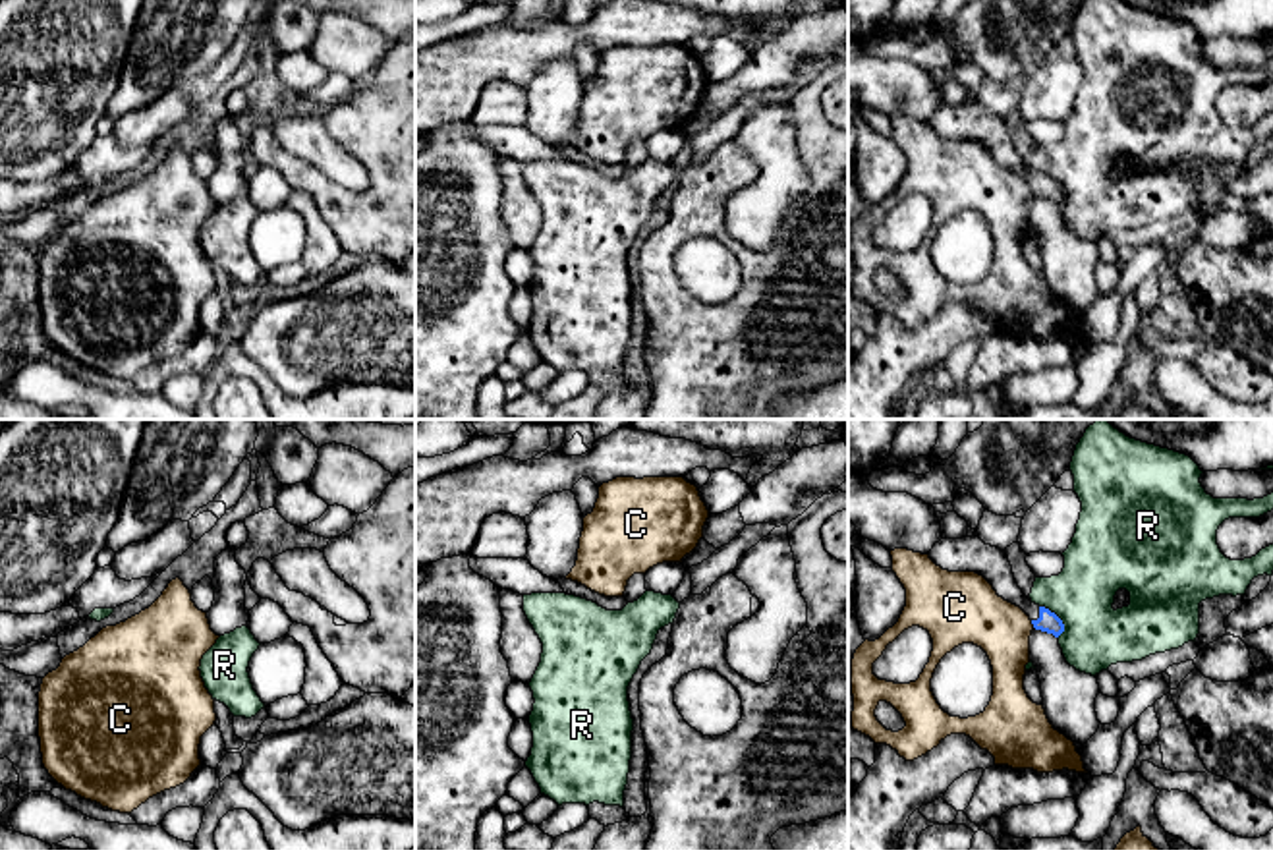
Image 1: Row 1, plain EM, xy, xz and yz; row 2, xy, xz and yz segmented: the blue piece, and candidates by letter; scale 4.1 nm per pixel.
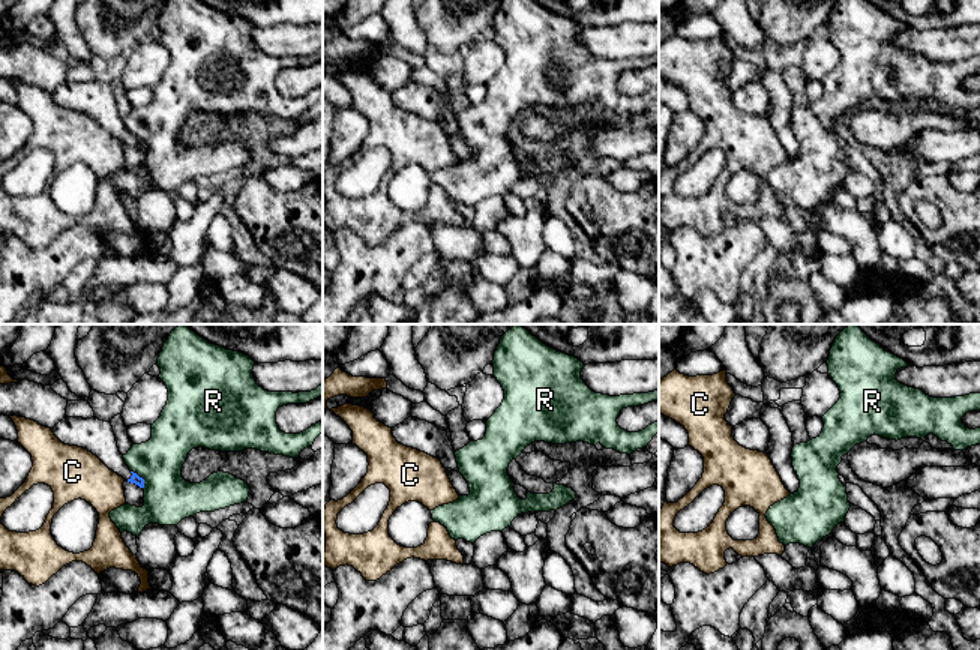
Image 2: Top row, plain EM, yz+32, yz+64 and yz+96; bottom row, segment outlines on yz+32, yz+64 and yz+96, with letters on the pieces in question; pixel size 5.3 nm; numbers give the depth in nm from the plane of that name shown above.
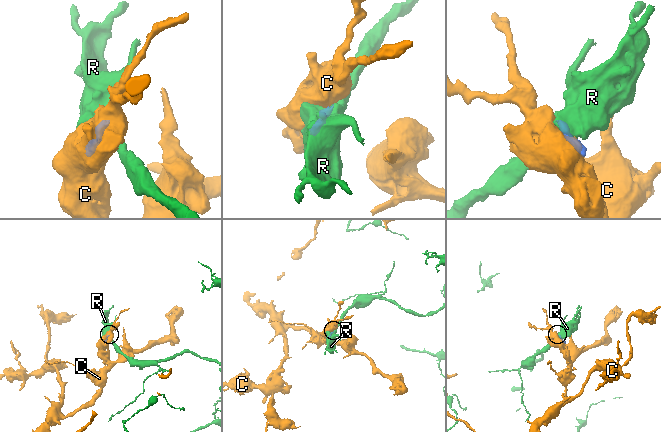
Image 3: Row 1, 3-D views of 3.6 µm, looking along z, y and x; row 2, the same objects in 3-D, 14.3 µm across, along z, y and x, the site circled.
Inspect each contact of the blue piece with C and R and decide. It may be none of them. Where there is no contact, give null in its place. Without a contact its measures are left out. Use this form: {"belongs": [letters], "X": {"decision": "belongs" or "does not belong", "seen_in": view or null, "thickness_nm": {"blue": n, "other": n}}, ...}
{"belongs": [], "C": {"decision": "does not belong", "seen_in": "yz", "thickness_nm": {"blue": 90, "other": 240}}, "R": {"decision": "does not belong", "seen_in": "yz", "thickness_nm": {"blue": 90, "other": 280}}}

